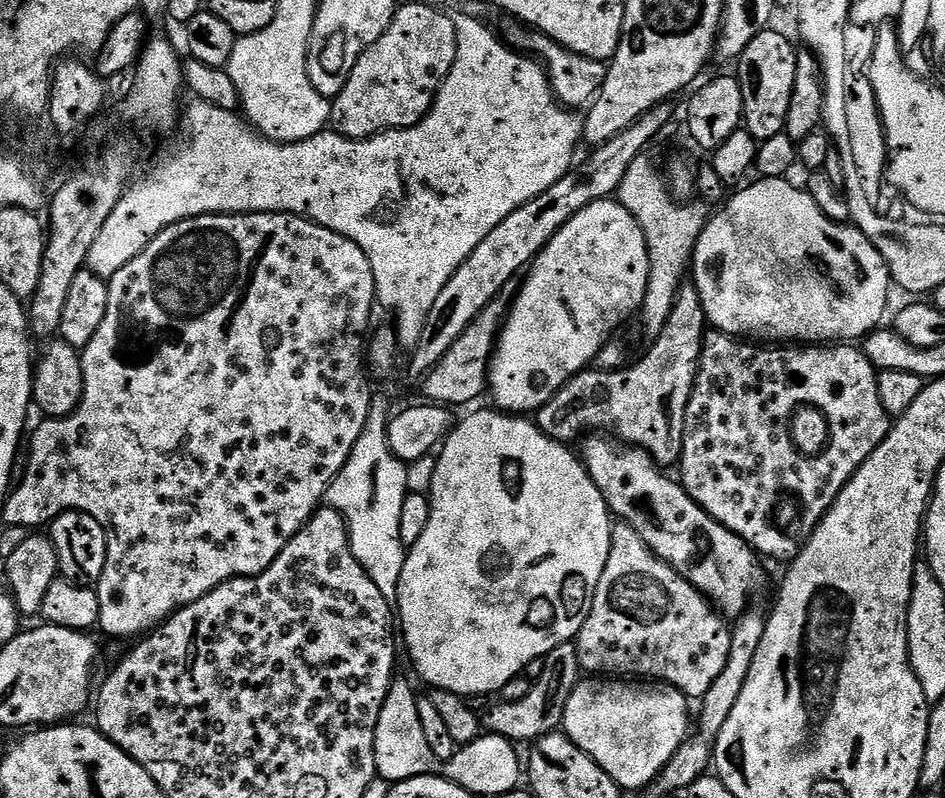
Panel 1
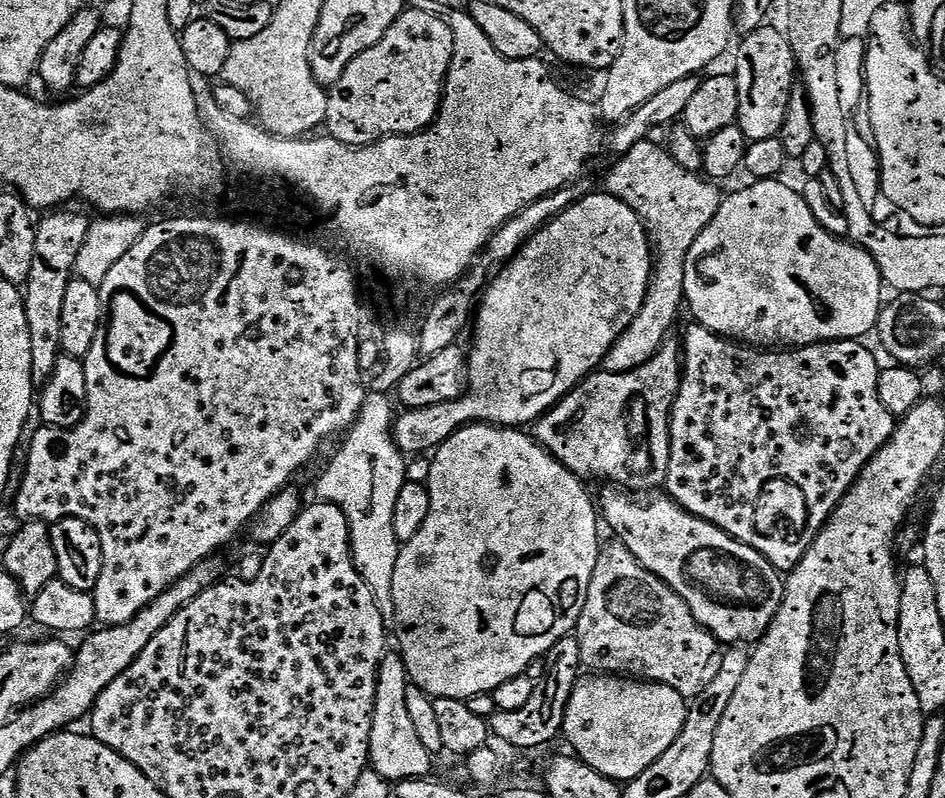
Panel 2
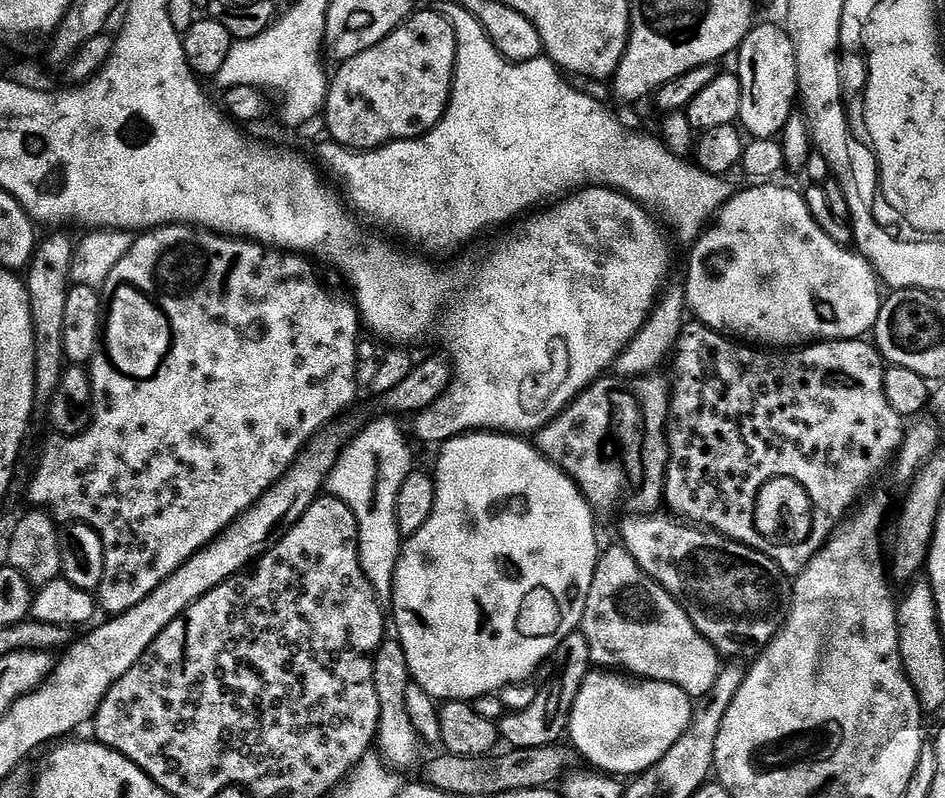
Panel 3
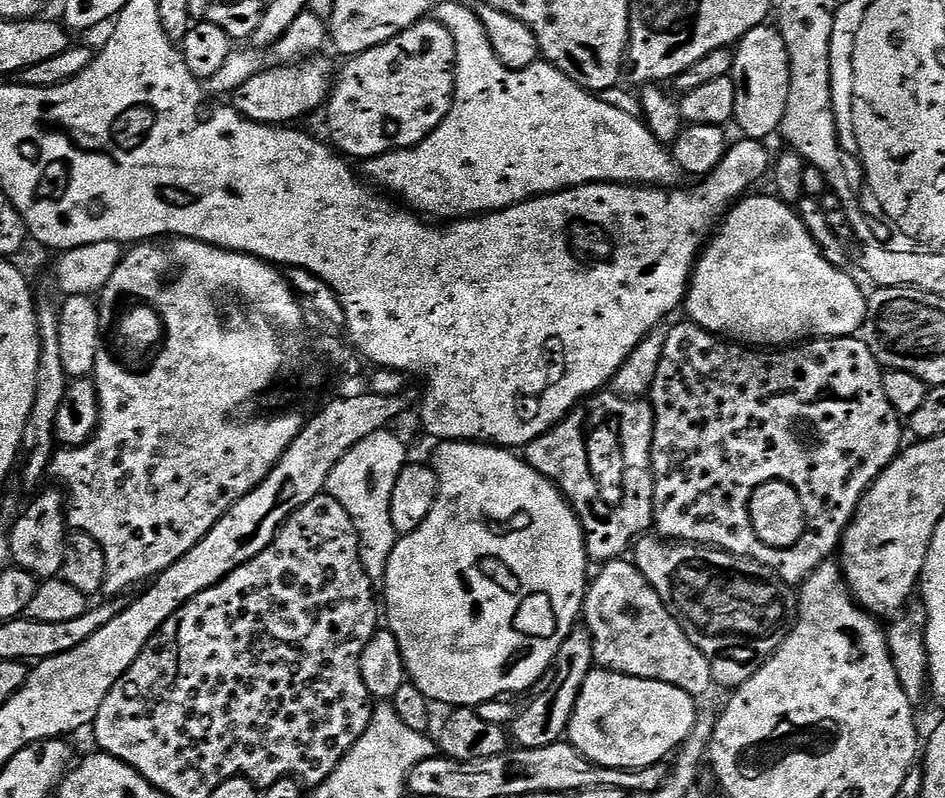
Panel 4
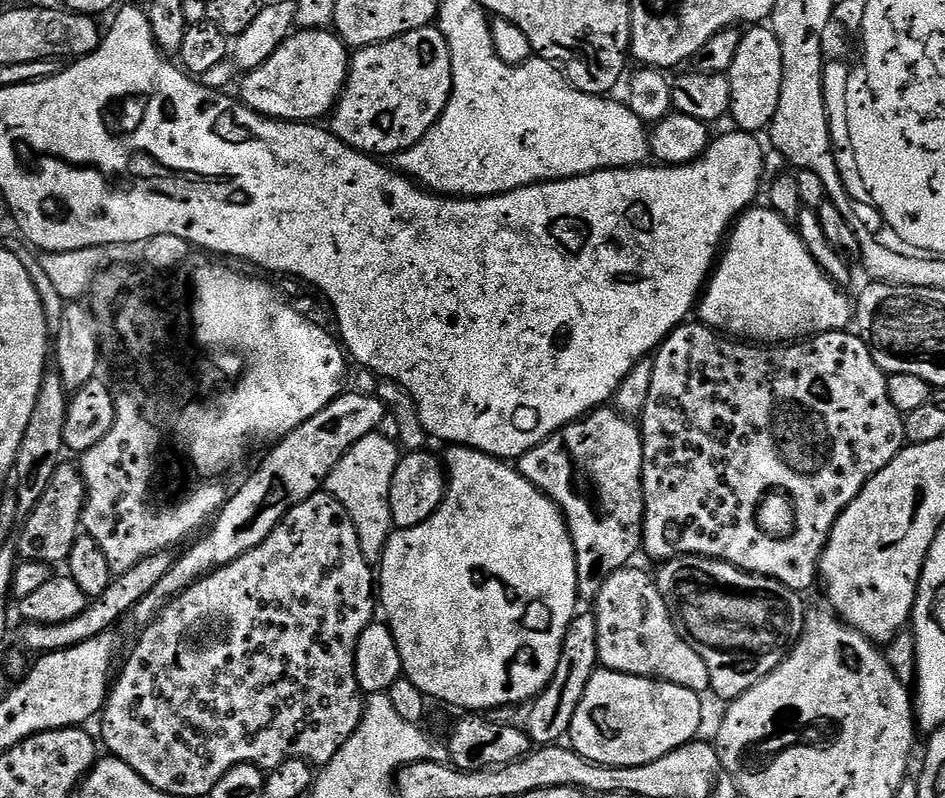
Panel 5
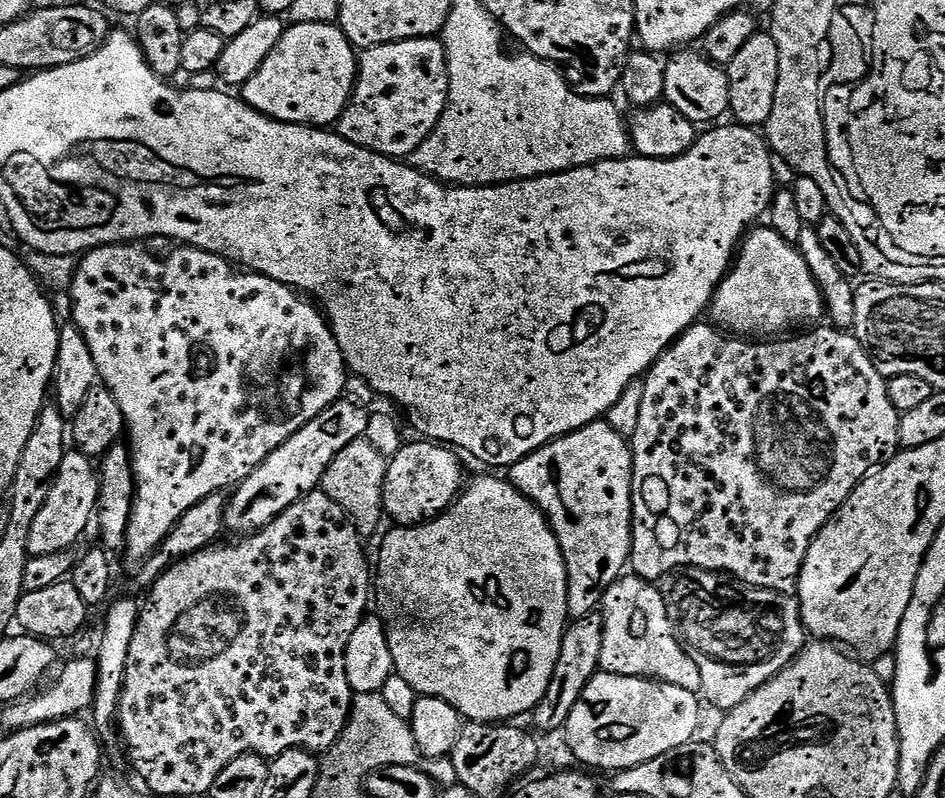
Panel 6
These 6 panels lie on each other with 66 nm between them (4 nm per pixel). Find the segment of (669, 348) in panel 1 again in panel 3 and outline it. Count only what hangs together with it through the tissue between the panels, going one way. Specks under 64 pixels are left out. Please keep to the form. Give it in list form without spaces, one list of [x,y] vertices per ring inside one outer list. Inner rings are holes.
[[[660,374],[608,379],[597,380],[535,433],[536,449],[577,484],[597,517],[643,518],[659,513],[664,499],[664,474],[668,470],[669,381]]]

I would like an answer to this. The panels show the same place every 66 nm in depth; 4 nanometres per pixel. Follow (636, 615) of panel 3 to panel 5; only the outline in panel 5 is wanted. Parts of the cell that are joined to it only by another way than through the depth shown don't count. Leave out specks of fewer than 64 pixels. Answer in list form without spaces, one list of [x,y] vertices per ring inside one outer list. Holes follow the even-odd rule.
[[[636,566],[619,568],[604,580],[594,607],[598,626],[599,663],[603,667],[611,672],[665,680],[691,692],[704,694],[711,689],[710,670],[706,662],[682,635],[668,601],[656,587],[651,575],[639,572]]]

